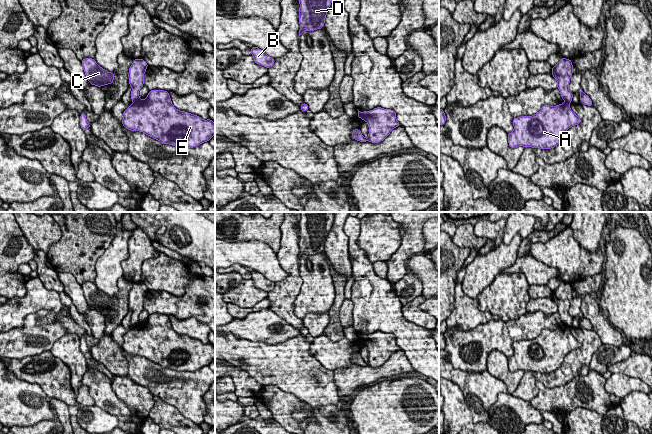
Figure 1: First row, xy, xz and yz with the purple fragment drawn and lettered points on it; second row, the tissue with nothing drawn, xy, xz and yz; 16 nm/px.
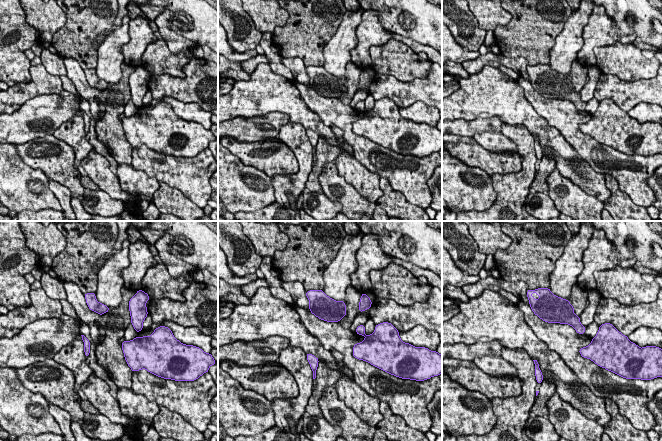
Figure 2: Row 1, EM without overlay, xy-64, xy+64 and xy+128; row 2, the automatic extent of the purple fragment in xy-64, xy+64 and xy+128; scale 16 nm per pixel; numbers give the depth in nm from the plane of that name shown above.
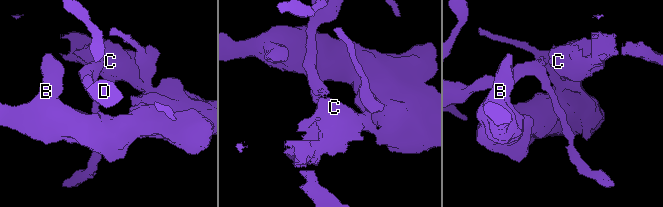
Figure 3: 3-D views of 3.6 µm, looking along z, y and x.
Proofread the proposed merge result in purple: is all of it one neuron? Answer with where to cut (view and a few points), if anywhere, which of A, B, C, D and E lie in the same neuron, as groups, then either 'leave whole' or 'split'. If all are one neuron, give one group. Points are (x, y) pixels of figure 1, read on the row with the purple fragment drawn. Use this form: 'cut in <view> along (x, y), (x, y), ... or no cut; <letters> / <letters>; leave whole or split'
cut in xy along (140, 100), (134, 102); A B E / C D; split

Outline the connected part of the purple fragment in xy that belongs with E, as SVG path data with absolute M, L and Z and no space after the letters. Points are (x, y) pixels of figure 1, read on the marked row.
M150 90L146 99L128 106L123 115L121 123L128 130L143 132L163 144L175 147L194 148L209 142L215 135L215 123L211 119L203 120L198 115L176 109L168 91L165 90Z

